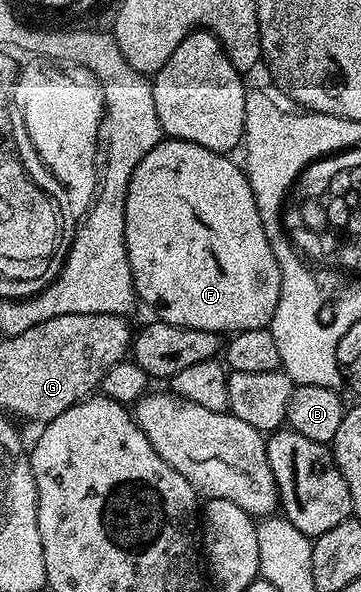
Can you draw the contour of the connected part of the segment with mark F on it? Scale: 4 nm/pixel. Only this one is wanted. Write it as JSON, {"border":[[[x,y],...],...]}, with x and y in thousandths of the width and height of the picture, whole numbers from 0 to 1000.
{"border":[[[452,235],[438,245],[399,262],[366,289],[366,302],[355,309],[355,329],[343,343],[343,404],[355,424],[355,444],[366,451],[371,492],[385,510],[393,508],[416,522],[429,522],[435,541],[463,542],[499,552],[532,552],[543,559],[587,559],[618,566],[645,566],[665,559],[709,559],[745,551],[765,525],[765,512],[776,505],[781,466],[765,444],[765,431],[753,431],[753,410],[742,410],[742,397],[731,397],[731,377],[720,377],[720,356],[709,356],[709,329],[698,329],[698,316],[681,301],[681,287],[668,277],[645,272],[645,264],[576,255],[576,248],[554,248],[543,242]]]}

